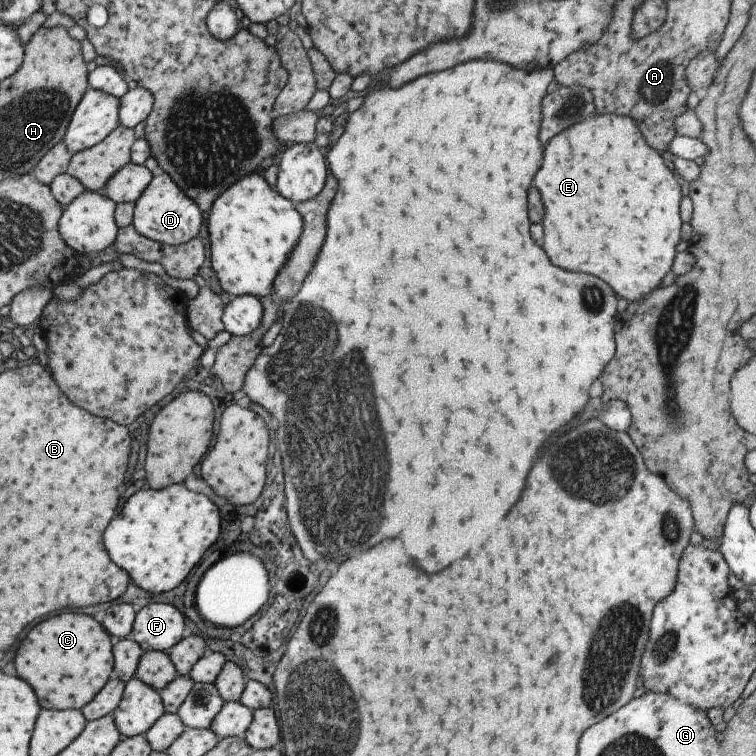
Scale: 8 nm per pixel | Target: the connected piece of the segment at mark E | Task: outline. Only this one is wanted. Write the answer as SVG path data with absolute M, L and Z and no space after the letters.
M613 113L593 114L585 117L585 120L577 121L567 126L565 130L561 130L559 134L555 134L549 144L543 150L543 164L539 168L539 172L533 178L533 186L539 190L539 196L543 200L545 206L545 214L543 214L543 242L541 248L547 254L549 262L563 268L563 270L571 270L571 272L589 272L597 278L601 278L605 284L609 284L609 288L625 298L625 300L637 300L637 298L644 297L650 290L653 290L661 278L669 272L671 260L675 256L675 246L679 242L679 202L681 202L681 188L675 181L673 174L667 170L667 166L659 153L651 146L645 144L644 136L638 129L635 121L629 117L616 115Z

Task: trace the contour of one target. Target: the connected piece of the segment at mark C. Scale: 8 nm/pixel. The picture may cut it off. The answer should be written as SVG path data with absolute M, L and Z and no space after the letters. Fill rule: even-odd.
M61 612L41 620L25 634L12 662L16 676L31 687L41 709L80 709L111 678L113 643L93 617Z

